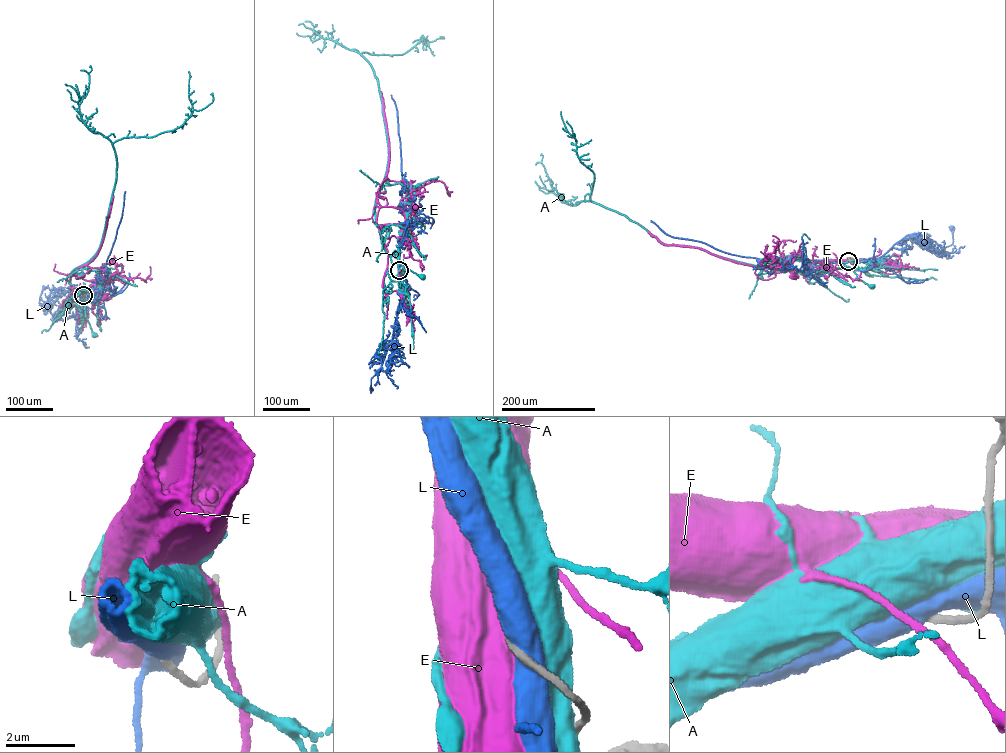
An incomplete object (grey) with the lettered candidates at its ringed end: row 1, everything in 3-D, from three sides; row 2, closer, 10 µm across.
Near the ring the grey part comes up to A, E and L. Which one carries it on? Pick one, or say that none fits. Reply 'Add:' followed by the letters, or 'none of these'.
Add: none of these

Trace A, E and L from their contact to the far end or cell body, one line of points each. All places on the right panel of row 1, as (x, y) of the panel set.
A: (849, 261), (843, 265), (850, 267), (857, 278), (872, 286)
E: (849, 261), (794, 258), (787, 261), (794, 259), (794, 277)
L: (849, 261), (879, 258), (901, 239), (914, 234), (935, 241), (945, 253), (945, 247), (953, 243), (951, 228)

